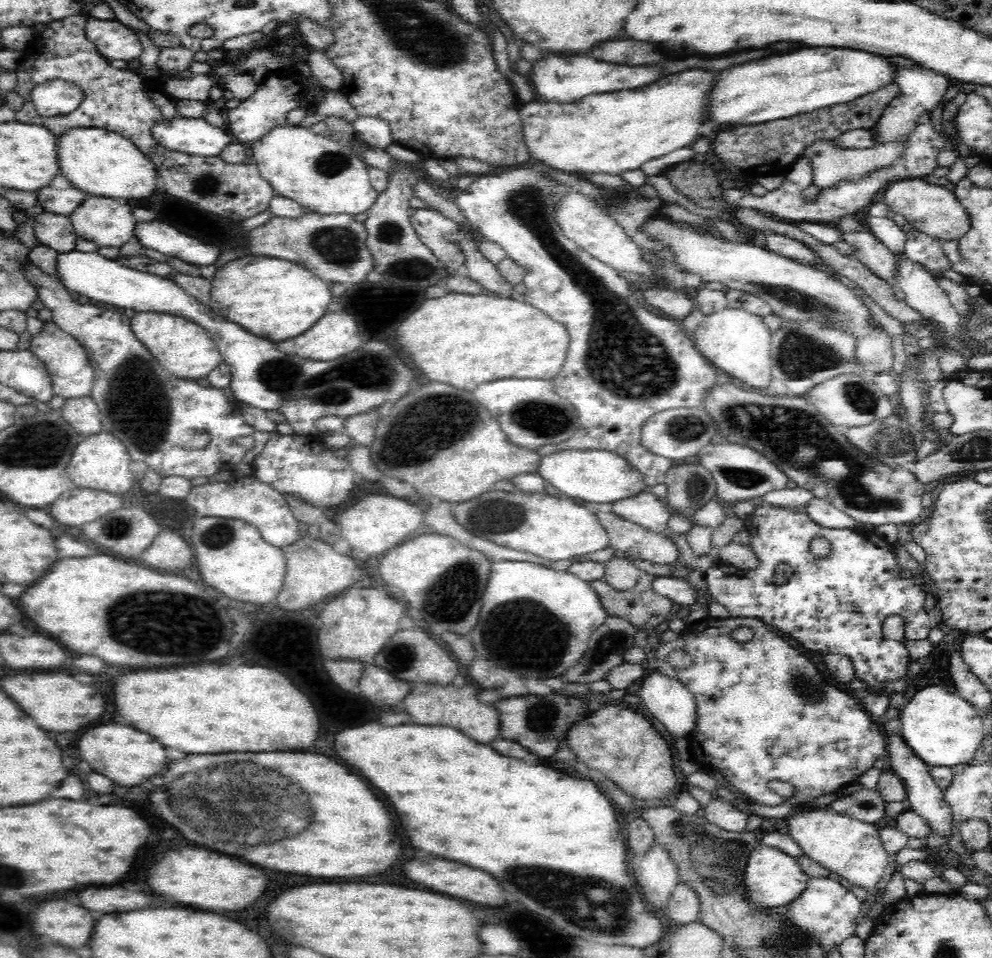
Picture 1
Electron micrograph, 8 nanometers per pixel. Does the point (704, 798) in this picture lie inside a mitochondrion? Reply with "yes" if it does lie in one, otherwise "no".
no

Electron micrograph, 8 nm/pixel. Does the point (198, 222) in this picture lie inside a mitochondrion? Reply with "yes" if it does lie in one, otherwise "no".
no

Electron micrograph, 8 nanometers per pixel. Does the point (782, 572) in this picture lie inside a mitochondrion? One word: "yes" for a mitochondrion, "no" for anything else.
yes

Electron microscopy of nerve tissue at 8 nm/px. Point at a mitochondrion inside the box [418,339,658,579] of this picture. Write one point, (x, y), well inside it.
(500, 517)

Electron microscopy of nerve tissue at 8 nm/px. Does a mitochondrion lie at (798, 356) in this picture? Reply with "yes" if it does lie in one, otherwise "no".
yes

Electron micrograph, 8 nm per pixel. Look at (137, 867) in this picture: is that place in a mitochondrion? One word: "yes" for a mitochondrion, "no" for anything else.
no

